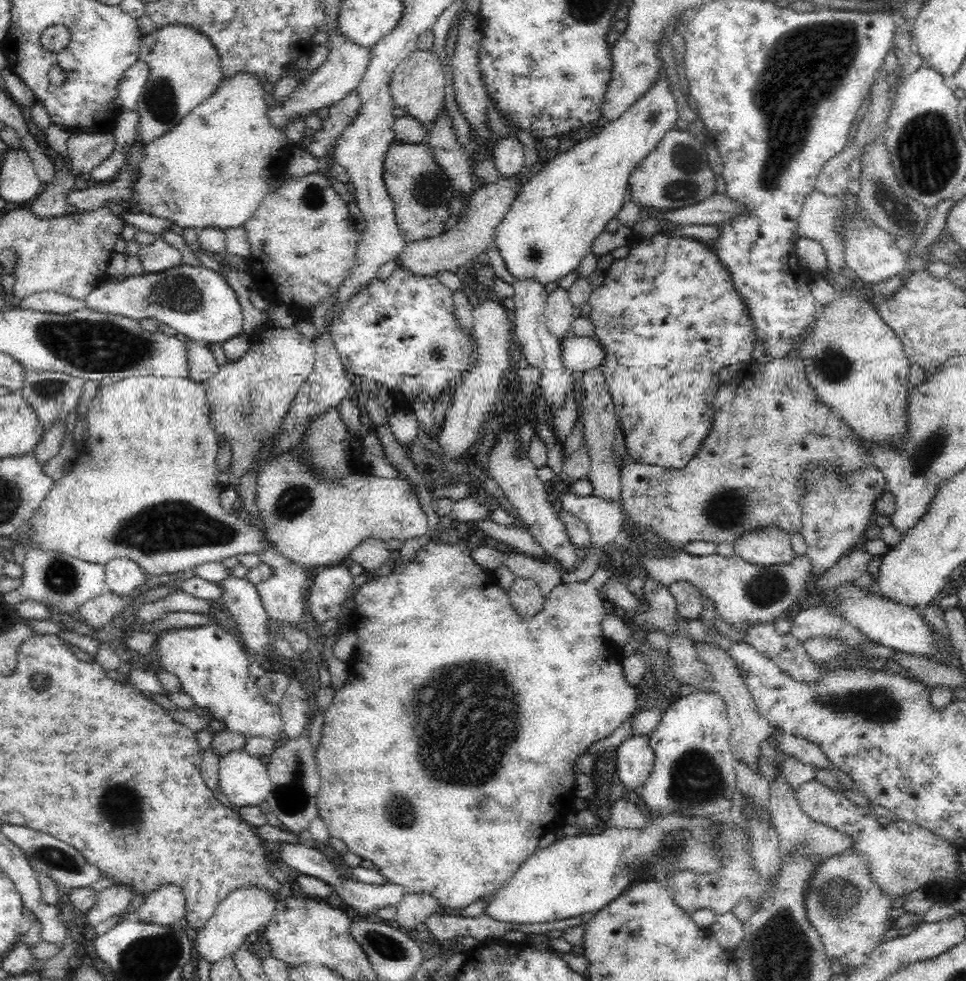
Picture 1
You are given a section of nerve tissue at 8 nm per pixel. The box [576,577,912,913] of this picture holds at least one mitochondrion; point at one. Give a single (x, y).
(696, 780)

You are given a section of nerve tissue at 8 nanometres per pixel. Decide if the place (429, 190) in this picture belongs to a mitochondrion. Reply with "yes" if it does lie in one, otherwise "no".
yes

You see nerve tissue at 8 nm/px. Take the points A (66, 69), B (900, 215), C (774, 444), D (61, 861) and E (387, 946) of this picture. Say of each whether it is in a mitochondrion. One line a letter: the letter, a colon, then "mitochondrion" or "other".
A: other
B: mitochondrion
C: other
D: mitochondrion
E: mitochondrion

